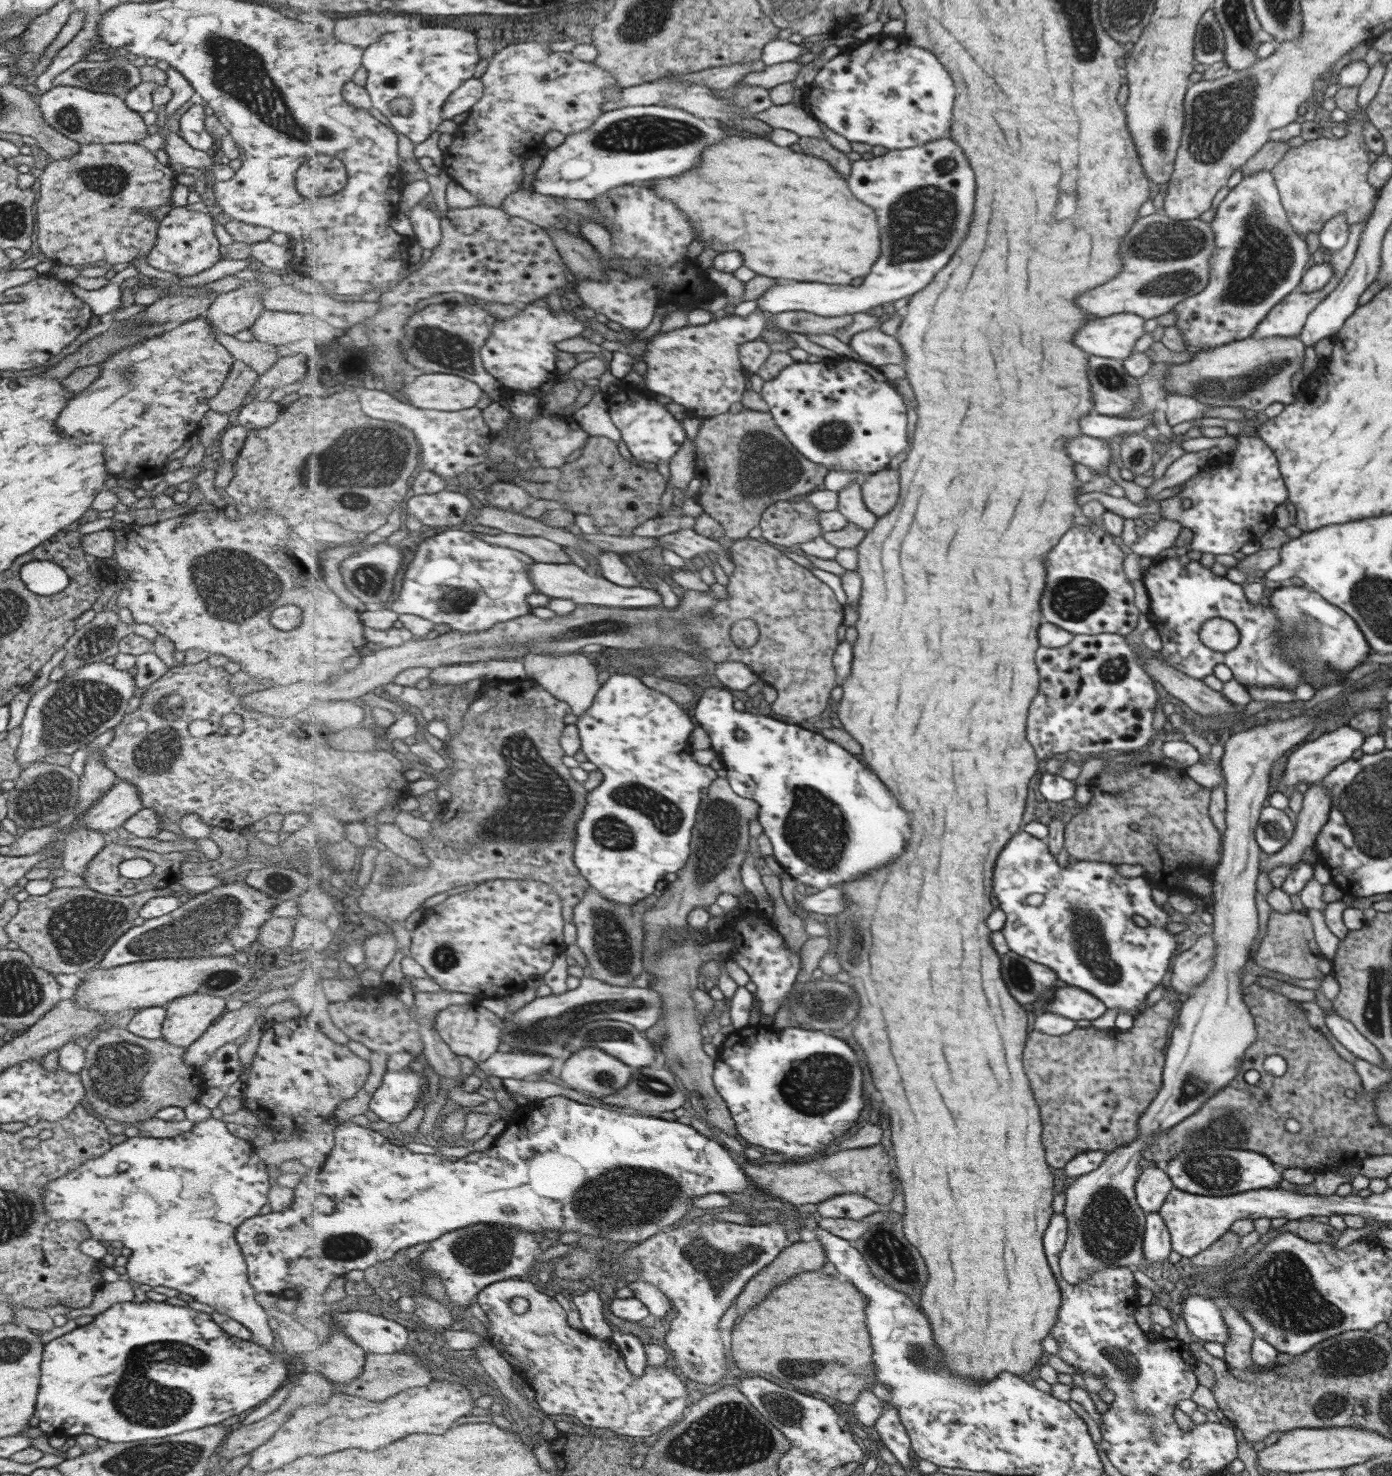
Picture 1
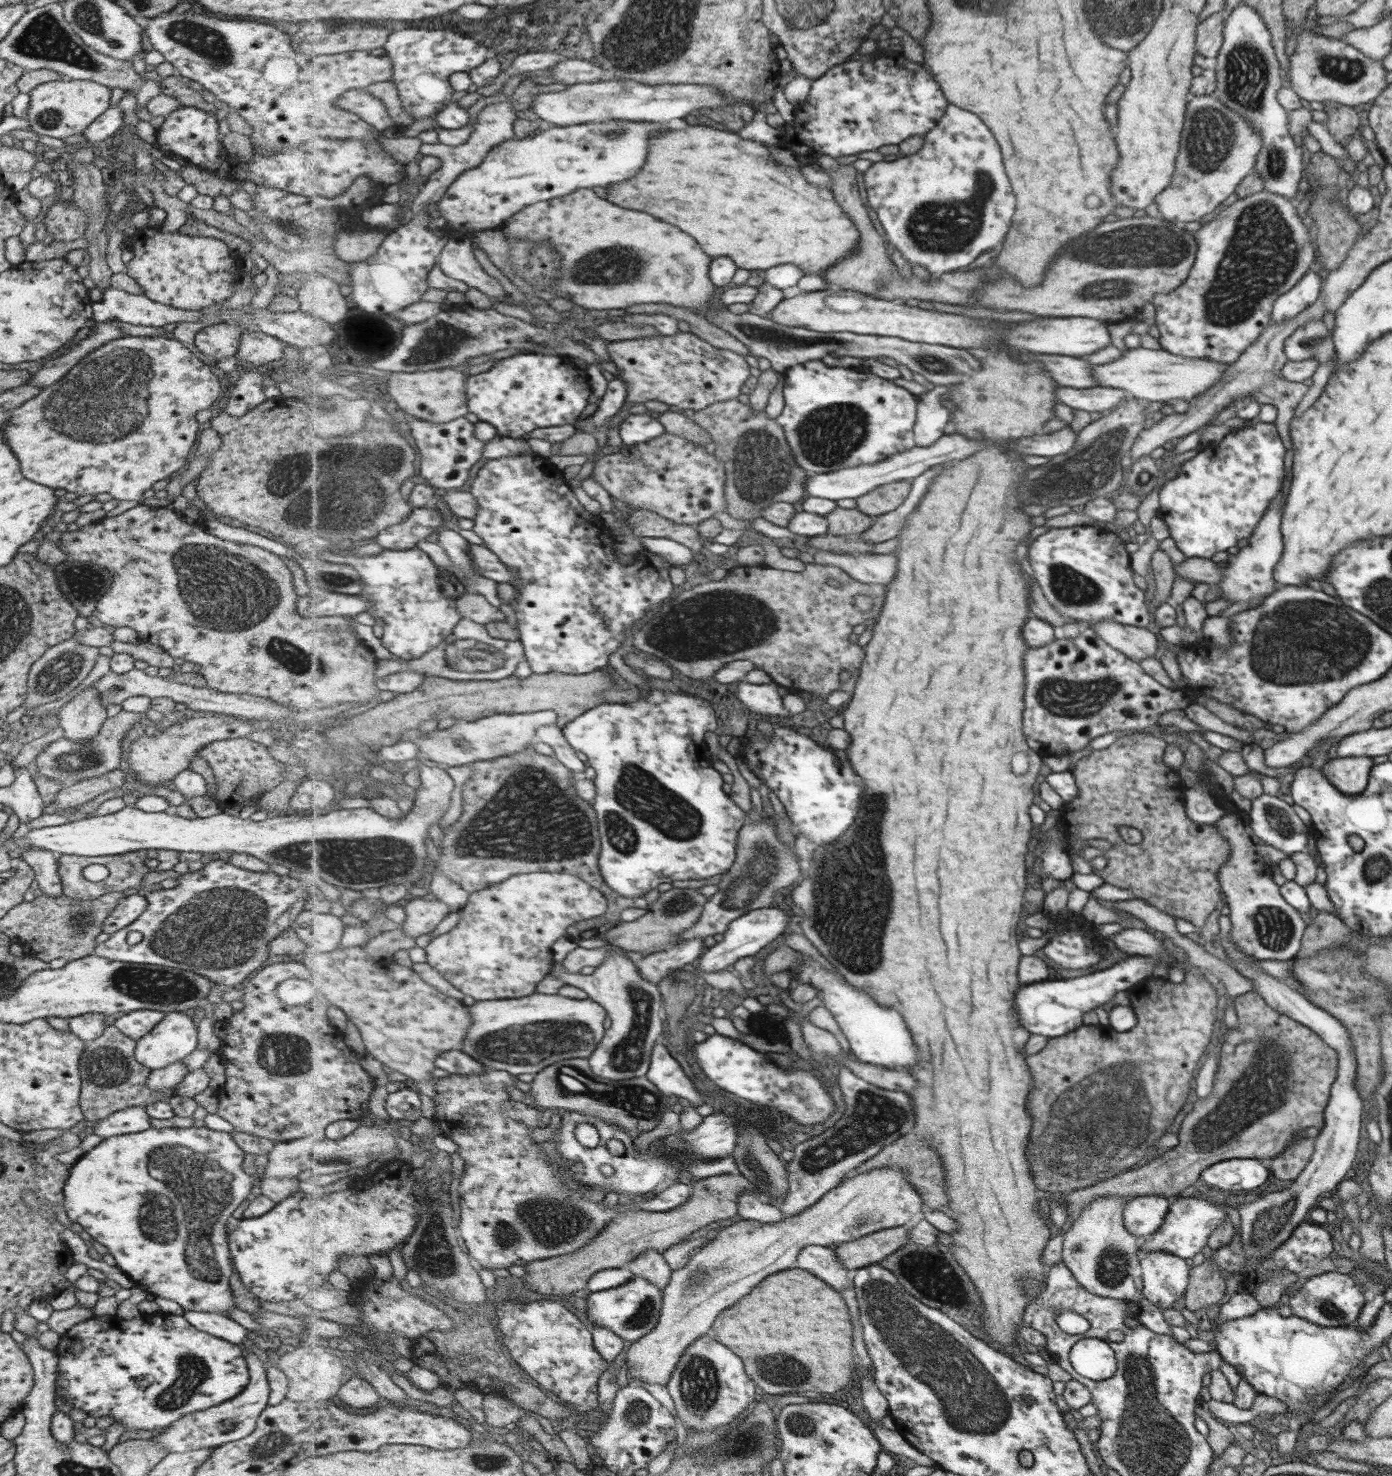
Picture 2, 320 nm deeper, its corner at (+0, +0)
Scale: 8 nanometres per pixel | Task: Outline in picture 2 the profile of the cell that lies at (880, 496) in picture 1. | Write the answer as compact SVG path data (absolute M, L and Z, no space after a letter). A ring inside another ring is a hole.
M914 480L896 481L879 486L859 498L859 509L875 518L894 512L908 500L913 483Z

